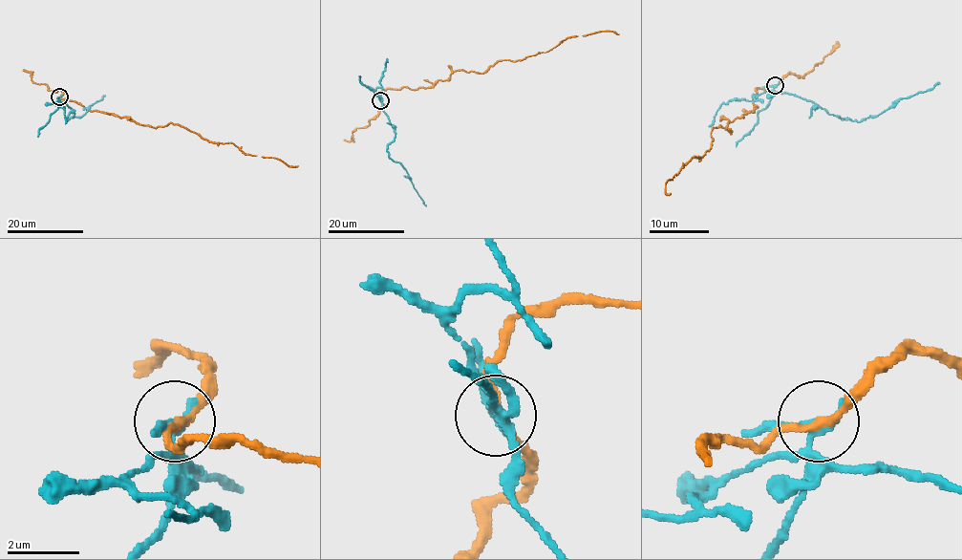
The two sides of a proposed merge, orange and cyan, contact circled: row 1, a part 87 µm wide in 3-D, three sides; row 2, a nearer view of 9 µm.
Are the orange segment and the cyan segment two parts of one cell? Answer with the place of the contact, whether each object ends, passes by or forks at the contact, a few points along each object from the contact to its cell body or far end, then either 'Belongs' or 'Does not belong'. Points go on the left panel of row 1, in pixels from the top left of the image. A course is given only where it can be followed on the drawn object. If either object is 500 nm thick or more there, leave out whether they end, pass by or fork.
Place: (59, 96). At the ring orange passes by. At the ring cyan passes by. Course of orange: (58, 96), (89, 111), (125, 117), (139, 124), (178, 124), (216, 143), (232, 143), (246, 154), (298, 166). Course of cyan: (58, 96), (74, 113), (67, 120), (81, 117), (105, 95). Does not belong

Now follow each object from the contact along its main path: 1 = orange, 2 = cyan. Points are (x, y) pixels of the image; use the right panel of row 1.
1: (774, 84), (758, 88), (757, 107), (731, 121), (733, 131), (713, 128), (712, 147), (666, 183), (670, 193)
2: (774, 84), (777, 92), (787, 92), (830, 115), (862, 121), (901, 99), (931, 89), (939, 81)

